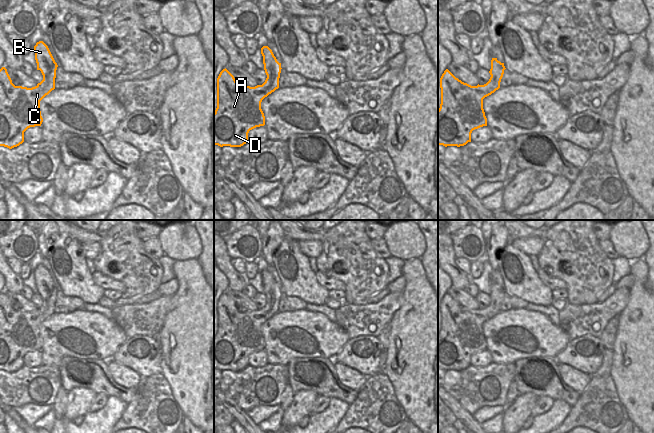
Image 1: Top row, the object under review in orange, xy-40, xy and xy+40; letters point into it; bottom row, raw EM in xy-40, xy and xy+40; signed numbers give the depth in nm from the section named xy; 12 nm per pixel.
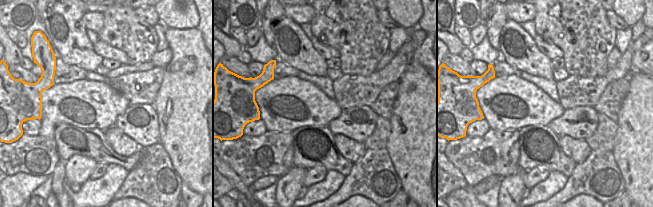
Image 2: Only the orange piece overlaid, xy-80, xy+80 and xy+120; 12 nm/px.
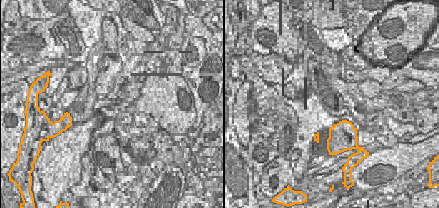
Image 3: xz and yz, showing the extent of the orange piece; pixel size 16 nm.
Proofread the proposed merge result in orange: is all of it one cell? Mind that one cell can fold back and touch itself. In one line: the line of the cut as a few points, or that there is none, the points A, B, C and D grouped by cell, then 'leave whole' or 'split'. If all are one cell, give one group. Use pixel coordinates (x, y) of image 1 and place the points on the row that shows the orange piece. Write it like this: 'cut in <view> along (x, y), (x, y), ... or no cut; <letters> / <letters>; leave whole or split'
no cut; A B C D; leave whole

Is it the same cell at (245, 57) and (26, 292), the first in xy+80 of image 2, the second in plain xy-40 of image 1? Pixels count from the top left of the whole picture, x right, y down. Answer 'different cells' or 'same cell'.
same cell

